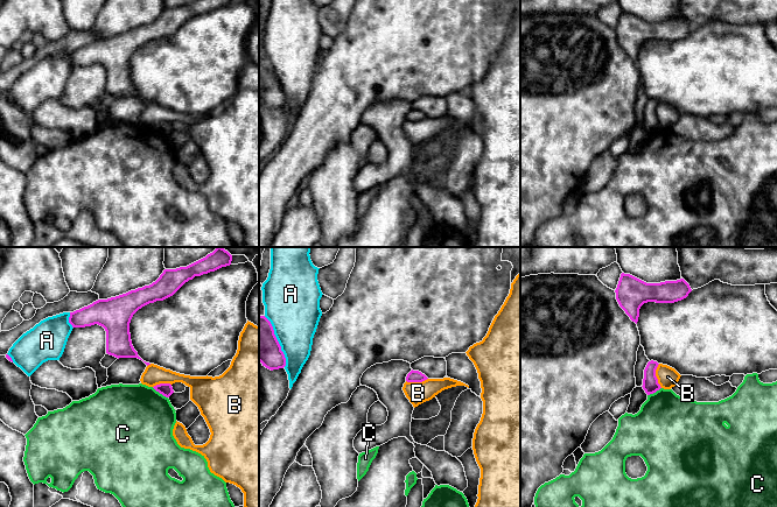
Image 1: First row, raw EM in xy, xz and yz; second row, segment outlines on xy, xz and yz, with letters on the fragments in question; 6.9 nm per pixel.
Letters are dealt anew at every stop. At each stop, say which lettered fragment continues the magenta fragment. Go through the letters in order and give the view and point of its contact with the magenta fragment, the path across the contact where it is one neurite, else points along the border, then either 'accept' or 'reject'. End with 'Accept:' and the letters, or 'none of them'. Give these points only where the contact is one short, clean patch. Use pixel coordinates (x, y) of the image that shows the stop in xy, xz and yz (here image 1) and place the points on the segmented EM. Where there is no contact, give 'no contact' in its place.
A: meets magenta in xy at (69, 321); reject
B: meets magenta in yz at (655, 375); border along yz (658, 364), (656, 378), (662, 387); reject
C: meets magenta in xy at (160, 393); border along xy (152, 387), (167, 398); reject
Accept: none of them

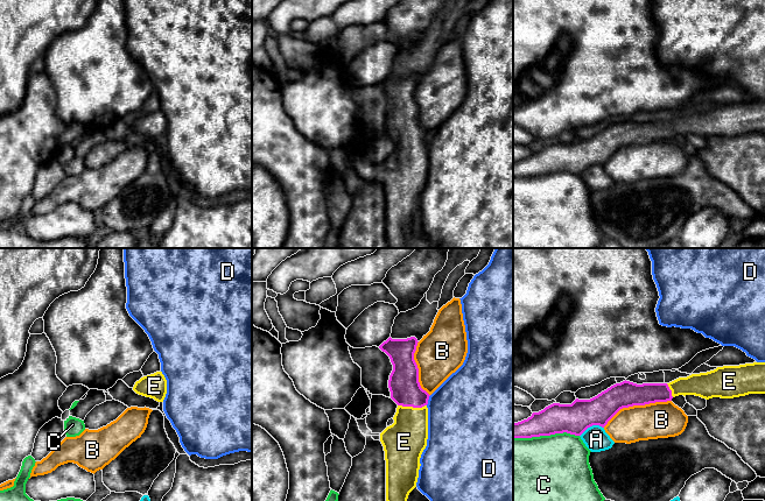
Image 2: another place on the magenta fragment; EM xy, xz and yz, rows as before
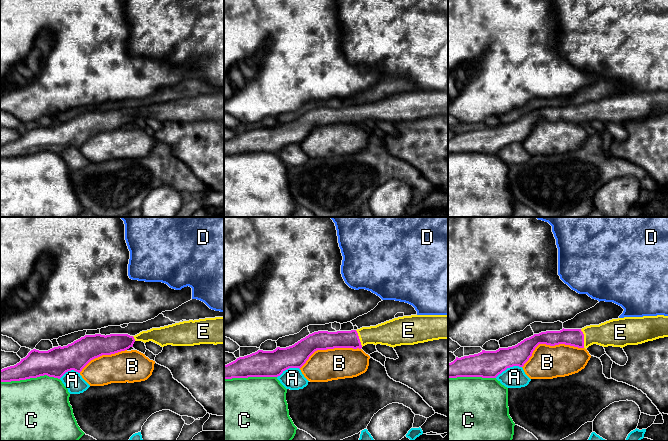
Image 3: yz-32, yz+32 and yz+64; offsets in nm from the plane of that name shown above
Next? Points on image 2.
A: meets magenta in yz at (591, 425); border along yz (603, 427), (590, 425), (580, 436); reject
B: meets magenta in yz at (637, 404); reject
C: meets magenta in yz at (546, 435); reject
D: meets magenta in xz at (428, 399); border along xz (430, 395), (426, 404); reject
E: meets magenta in xz at (412, 406); runs through xz (404, 385), (412, 400), (412, 406), (411, 428), (405, 440); accept
Accept: E

